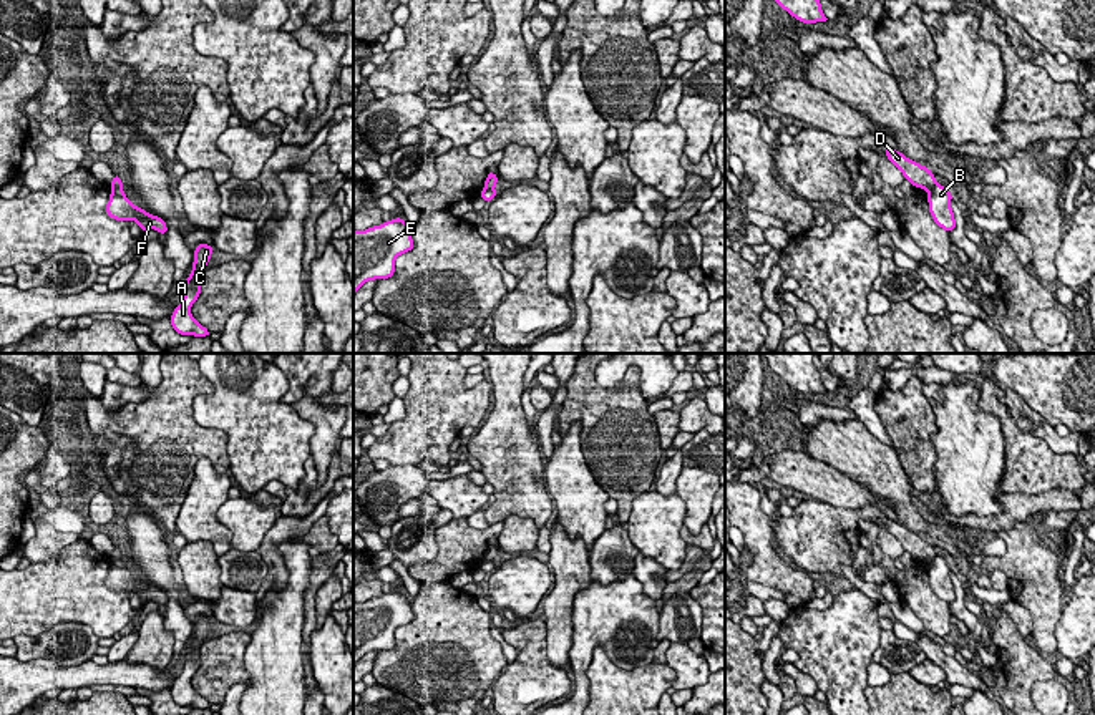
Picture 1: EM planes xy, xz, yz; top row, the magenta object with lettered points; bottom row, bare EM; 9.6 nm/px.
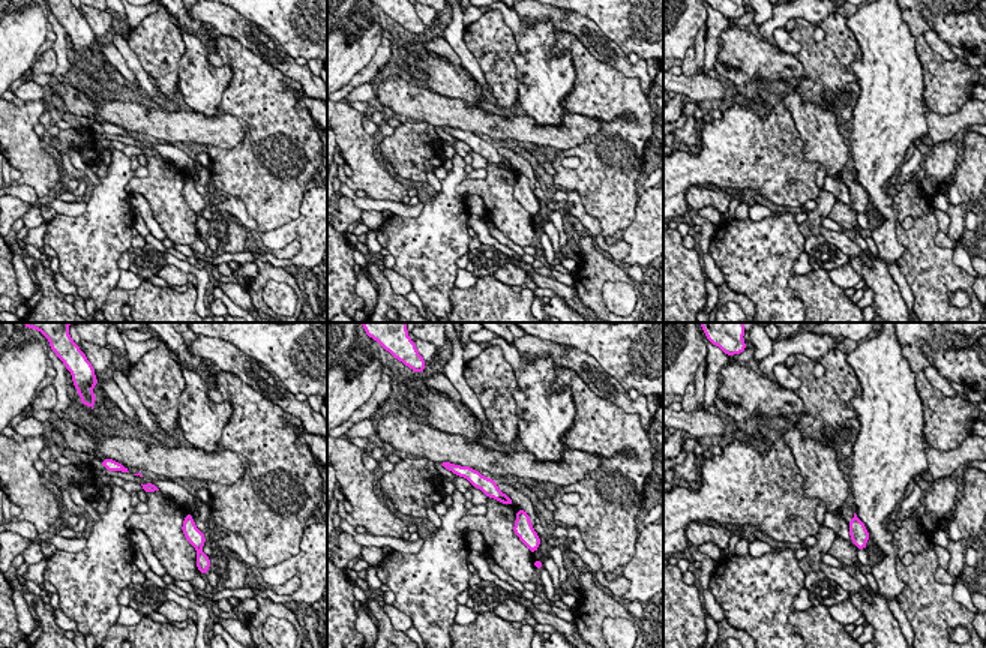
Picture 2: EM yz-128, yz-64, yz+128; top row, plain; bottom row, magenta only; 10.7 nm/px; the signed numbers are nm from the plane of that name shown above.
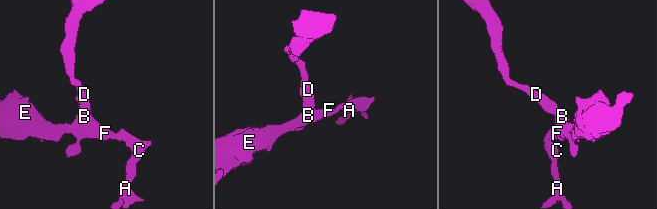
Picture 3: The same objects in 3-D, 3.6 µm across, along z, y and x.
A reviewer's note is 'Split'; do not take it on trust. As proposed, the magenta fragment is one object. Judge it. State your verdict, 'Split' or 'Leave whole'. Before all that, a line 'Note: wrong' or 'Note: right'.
Note: right
Split

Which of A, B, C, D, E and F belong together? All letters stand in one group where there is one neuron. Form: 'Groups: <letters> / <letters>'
Groups: A B C E F / D

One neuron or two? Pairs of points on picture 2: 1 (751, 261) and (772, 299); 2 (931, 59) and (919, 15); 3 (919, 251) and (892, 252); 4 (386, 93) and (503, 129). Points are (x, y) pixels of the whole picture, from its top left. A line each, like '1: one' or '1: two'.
1: one
2: one
3: two
4: one

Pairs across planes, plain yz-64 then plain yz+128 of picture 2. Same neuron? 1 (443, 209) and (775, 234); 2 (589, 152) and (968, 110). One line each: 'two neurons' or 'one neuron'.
1: one neuron
2: two neurons

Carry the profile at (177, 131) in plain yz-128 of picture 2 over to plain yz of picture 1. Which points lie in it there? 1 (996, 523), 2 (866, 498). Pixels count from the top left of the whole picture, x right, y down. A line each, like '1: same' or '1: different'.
1: same
2: same

